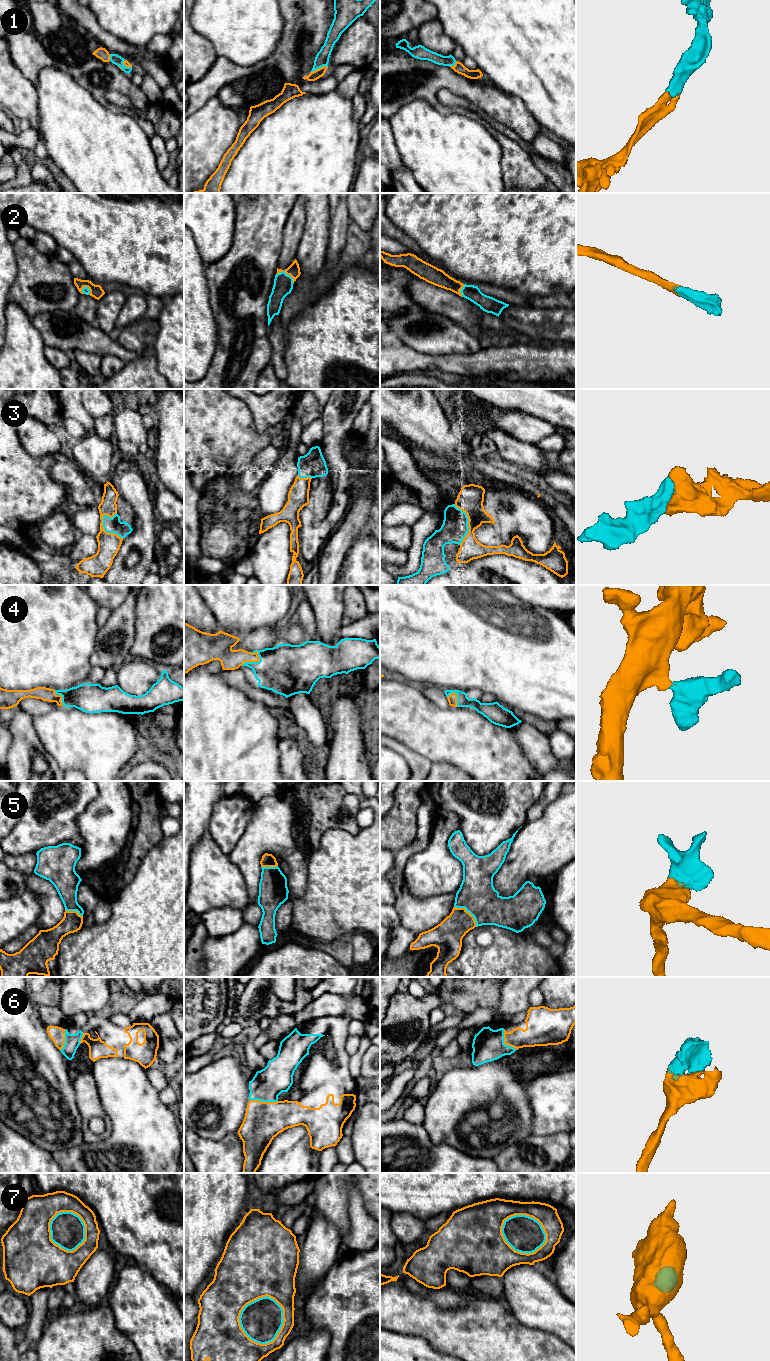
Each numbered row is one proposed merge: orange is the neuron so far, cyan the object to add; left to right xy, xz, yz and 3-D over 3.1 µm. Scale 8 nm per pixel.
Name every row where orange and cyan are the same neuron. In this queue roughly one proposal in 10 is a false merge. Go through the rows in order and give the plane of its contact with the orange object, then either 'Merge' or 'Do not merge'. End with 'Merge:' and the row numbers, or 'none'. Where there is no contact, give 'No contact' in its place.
1: Touches orange in xz. Merge
2: Touches orange in xz. Merge
3: Touches orange in xy. Merge
4: Touches orange in xz. Merge
5: Touches orange in yz. Merge
6: Touches orange in xz. Merge
7: Touches orange in xz. Merge
Merge: 1, 2, 3, 4, 5, 6, 7

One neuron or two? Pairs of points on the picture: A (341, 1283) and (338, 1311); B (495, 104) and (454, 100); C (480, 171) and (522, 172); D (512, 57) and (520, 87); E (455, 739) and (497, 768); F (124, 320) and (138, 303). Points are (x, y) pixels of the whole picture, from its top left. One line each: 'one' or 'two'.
A: one
B: two
C: two
D: one
E: one
F: one

